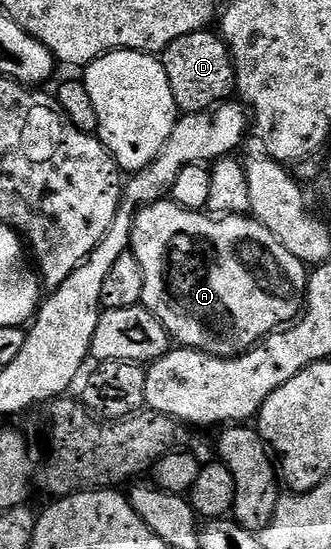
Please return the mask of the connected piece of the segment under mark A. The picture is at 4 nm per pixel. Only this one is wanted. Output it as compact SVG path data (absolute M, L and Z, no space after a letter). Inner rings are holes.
M164 199L152 205L143 206L135 214L130 252L135 254L137 263L141 263L141 275L145 279L141 302L143 308L150 311L167 328L168 334L185 349L199 349L203 353L212 353L215 357L239 357L259 344L264 337L274 333L276 329L290 325L292 321L298 318L305 305L307 278L309 276L308 266L293 255L289 255L289 251L285 251L285 247L281 247L277 235L273 235L273 231L269 231L269 227L265 227L250 215L211 216L203 211L182 209L175 201Z

